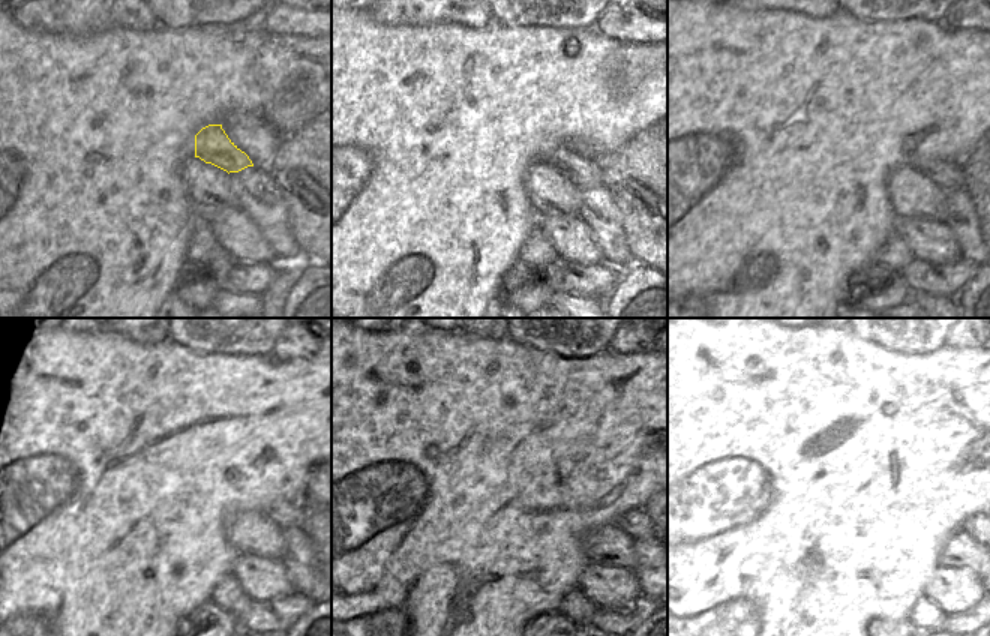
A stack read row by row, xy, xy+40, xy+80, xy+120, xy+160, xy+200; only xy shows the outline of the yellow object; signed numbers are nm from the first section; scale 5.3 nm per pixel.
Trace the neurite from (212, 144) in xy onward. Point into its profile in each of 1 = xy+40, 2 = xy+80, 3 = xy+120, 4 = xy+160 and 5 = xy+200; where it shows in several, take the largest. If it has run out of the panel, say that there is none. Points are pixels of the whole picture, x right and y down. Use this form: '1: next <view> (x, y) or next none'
1: next xy+40 (585, 171)
2: next xy+80 (948, 176)
3: next xy+120 (287, 515)
4: next xy+160 (636, 524)
5: next xy+200 (972, 525)

